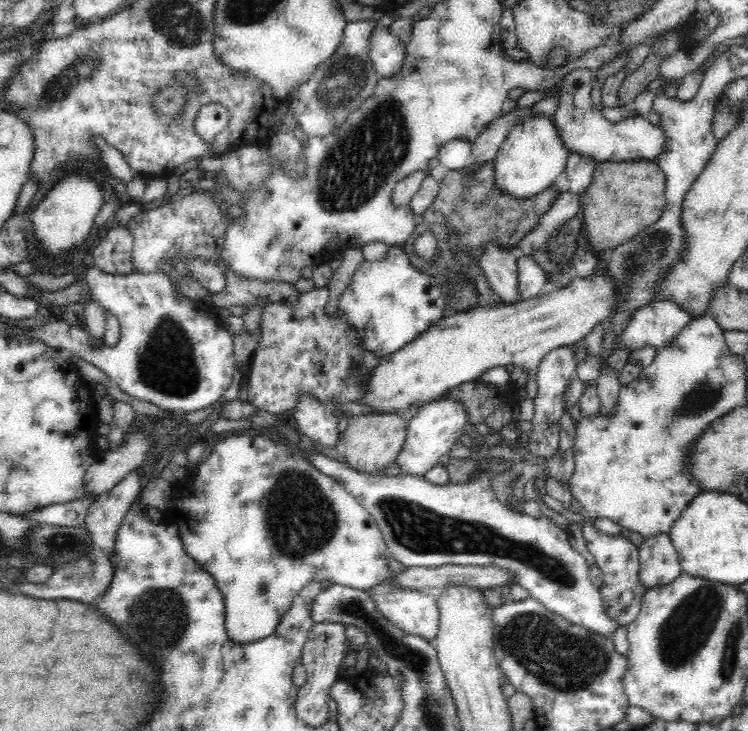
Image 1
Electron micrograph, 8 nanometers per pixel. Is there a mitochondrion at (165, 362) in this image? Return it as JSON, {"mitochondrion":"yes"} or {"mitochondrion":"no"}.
{"mitochondrion":"yes"}

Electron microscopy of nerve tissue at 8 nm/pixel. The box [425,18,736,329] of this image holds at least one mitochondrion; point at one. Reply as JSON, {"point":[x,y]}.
{"point":[651,248]}

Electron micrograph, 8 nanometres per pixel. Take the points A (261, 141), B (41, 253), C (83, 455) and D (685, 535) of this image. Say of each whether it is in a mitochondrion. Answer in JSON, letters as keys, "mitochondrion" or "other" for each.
{"A":"other","B":"other","C":"other","D":"other"}

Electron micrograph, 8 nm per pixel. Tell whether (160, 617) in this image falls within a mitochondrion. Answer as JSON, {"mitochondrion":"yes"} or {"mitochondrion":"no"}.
{"mitochondrion":"yes"}

